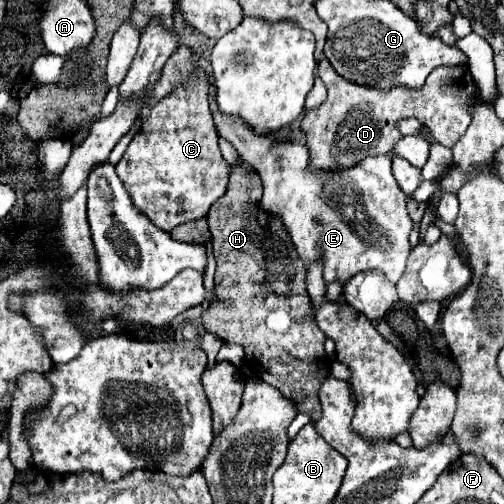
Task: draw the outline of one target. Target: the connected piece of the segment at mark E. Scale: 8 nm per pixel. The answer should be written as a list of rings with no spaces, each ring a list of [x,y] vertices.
[[[210,94],[210,108],[212,108],[220,136],[226,138],[236,148],[236,152],[258,170],[258,176],[264,184],[264,196],[260,200],[260,208],[266,214],[282,220],[282,224],[284,224],[284,228],[286,228],[286,232],[288,232],[288,236],[306,268],[312,262],[322,260],[326,284],[338,280],[344,286],[352,276],[356,276],[358,272],[366,272],[366,270],[380,270],[392,284],[398,282],[398,278],[404,272],[410,248],[412,248],[408,242],[408,236],[410,236],[414,224],[408,216],[406,204],[410,198],[418,200],[418,202],[428,202],[434,196],[434,192],[440,190],[436,180],[424,182],[410,196],[404,194],[394,180],[390,154],[370,156],[350,168],[340,168],[340,170],[330,170],[330,172],[312,170],[308,166],[310,152],[304,144],[274,144],[266,136],[252,136],[252,132],[248,132],[248,128],[244,128],[244,124],[240,124],[240,120],[224,120],[224,116],[220,116],[220,112],[216,112],[214,94]]]

